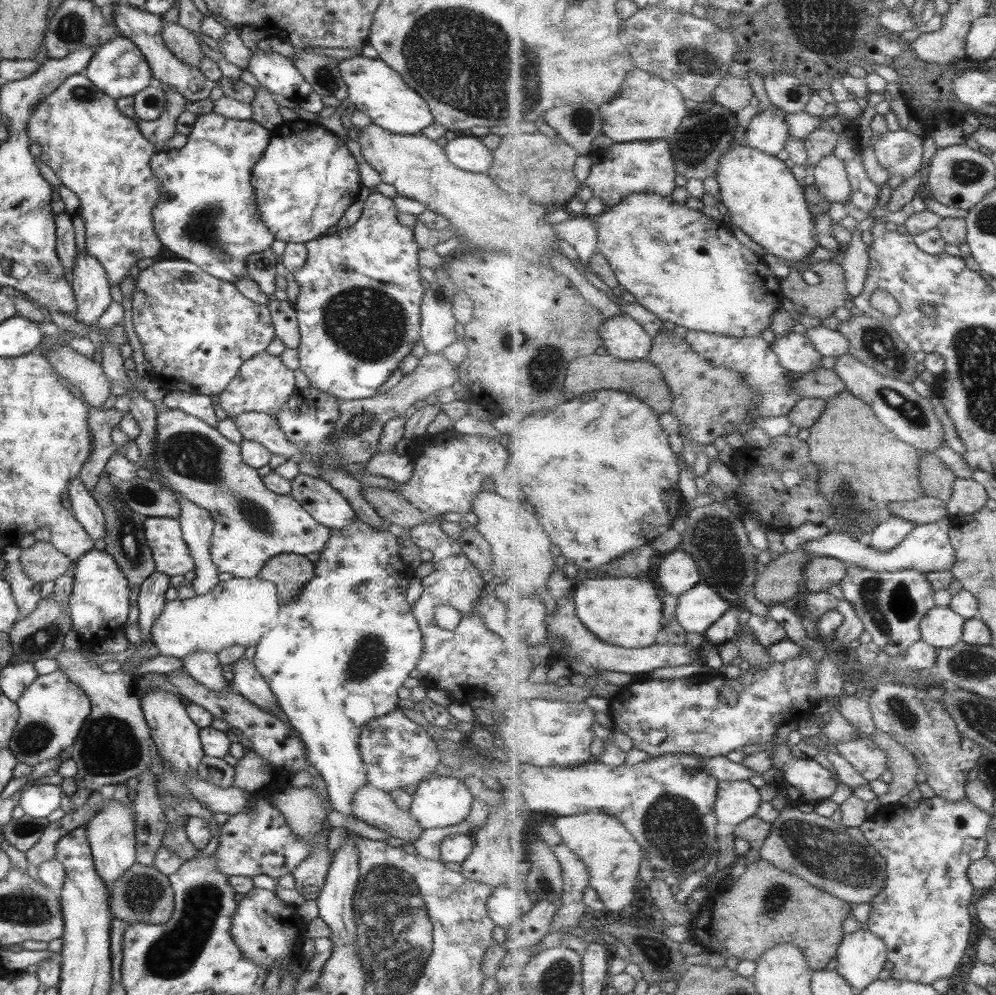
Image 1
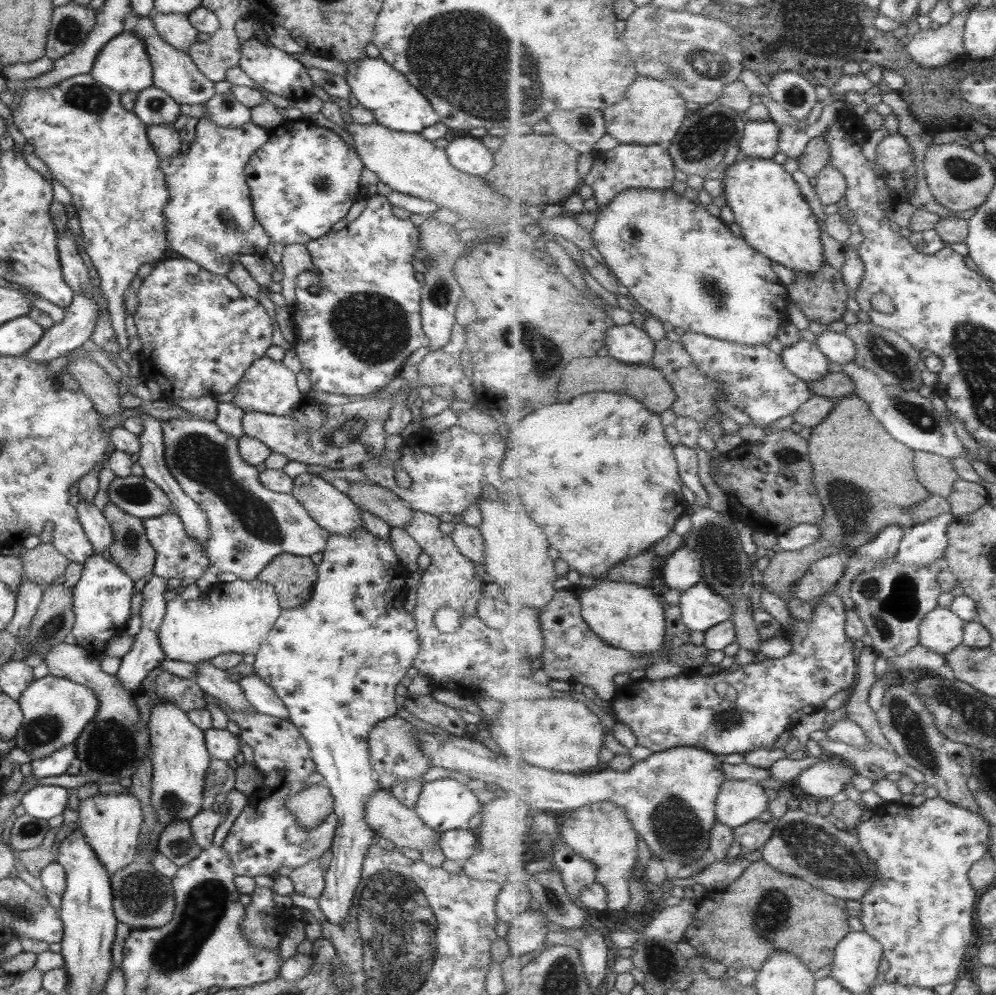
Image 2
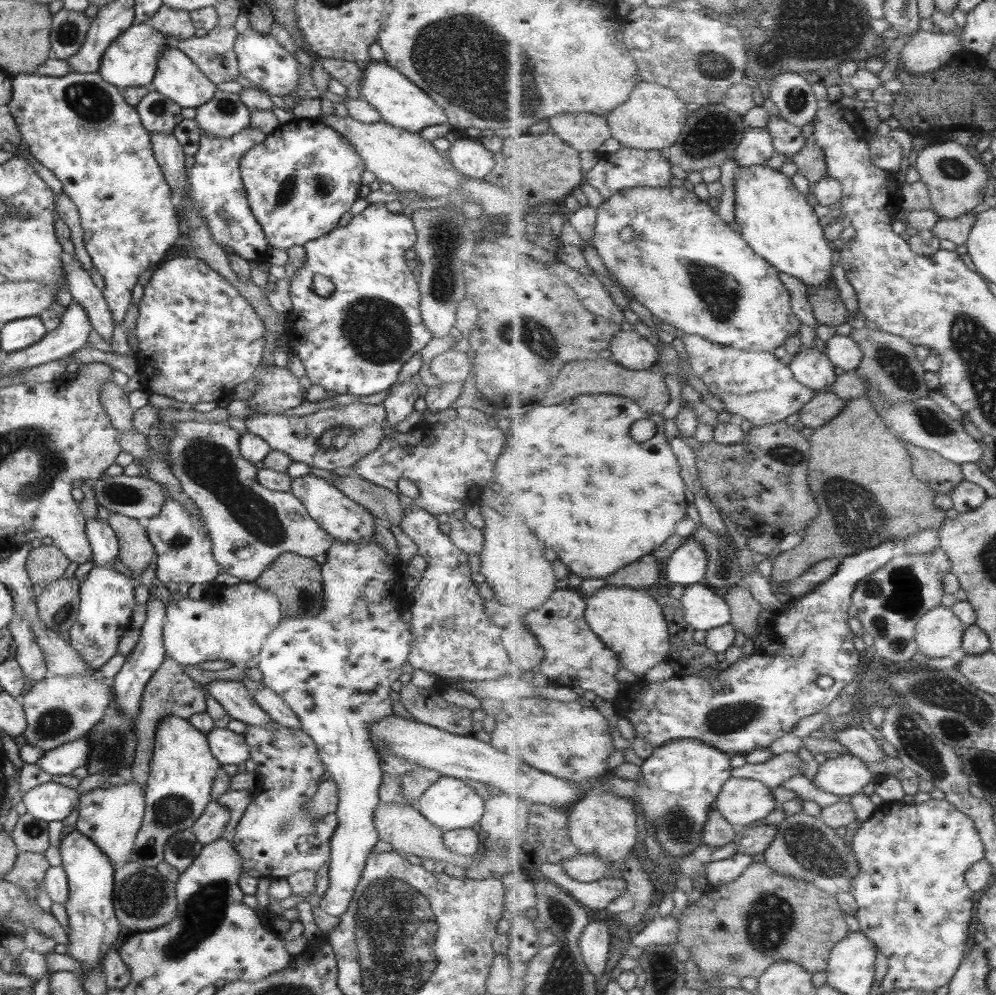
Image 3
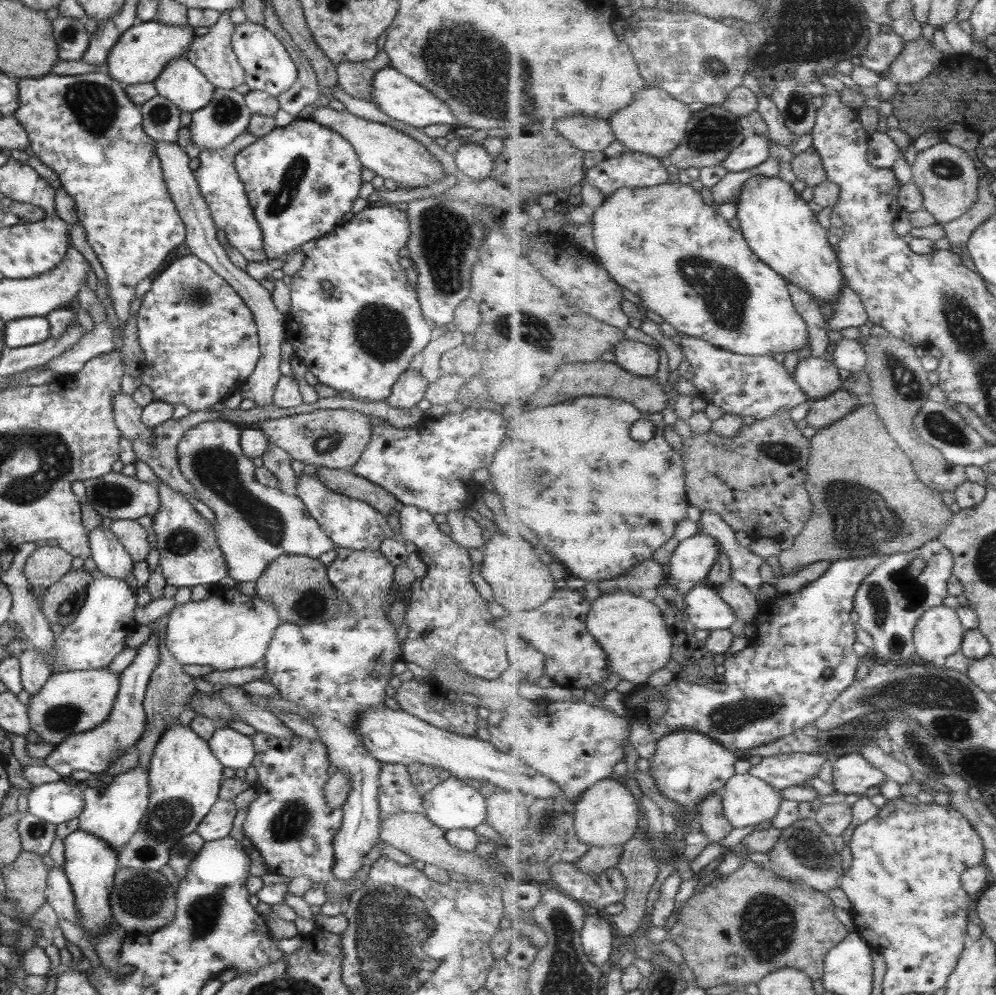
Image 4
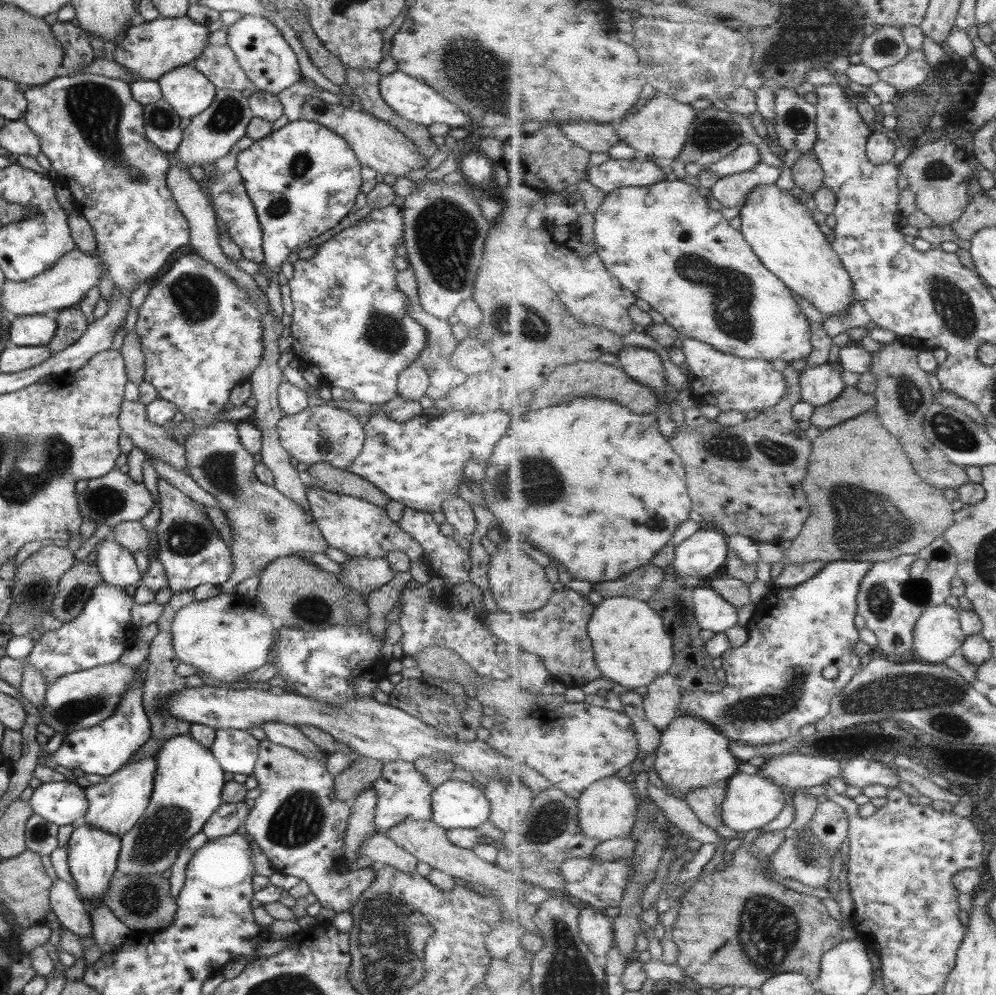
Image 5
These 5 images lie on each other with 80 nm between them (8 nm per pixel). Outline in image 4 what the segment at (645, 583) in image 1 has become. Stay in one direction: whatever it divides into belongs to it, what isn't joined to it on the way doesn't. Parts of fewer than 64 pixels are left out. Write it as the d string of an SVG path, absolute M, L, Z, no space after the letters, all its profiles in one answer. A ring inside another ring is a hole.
M627 591L601 593L587 614L589 633L607 654L609 670L635 686L647 685L651 677L667 668L673 652L673 638L667 632L665 617L652 595L639 596Z

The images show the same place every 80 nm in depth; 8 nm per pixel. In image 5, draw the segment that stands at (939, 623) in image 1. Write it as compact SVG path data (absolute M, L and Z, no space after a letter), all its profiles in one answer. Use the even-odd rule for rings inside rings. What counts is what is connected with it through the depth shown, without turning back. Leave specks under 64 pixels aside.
M929 606L917 621L913 657L926 663L944 663L960 652L966 642L960 611L953 606Z

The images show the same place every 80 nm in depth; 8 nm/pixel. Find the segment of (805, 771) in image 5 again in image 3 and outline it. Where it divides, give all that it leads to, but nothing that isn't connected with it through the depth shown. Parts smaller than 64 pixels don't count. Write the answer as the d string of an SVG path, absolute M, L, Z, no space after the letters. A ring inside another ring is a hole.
M784 752L774 755L763 764L747 763L740 768L733 768L733 777L759 780L771 788L779 787L785 780L797 774L804 776L803 760L796 752Z

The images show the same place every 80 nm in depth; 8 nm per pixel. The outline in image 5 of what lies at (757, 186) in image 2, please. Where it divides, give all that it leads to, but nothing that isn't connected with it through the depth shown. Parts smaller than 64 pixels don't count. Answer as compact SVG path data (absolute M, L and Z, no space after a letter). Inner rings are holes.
M761 184L749 194L747 204L740 208L740 219L742 220L741 233L745 240L753 247L753 252L760 256L761 262L781 280L785 281L785 286L793 293L799 294L807 302L817 307L825 316L839 314L847 310L858 301L853 285L852 276L847 272L844 261L840 259L840 253L832 247L832 243L825 238L825 234L819 230L819 224L813 218L813 211L809 210L805 204L801 204L791 192L781 190L777 184Z

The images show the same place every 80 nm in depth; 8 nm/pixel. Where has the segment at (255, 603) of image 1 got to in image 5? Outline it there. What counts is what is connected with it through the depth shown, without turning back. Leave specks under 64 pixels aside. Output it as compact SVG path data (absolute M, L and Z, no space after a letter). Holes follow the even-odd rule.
M237 592L207 598L201 602L191 601L173 615L171 621L171 647L179 663L197 668L199 672L211 675L221 682L242 682L247 672L253 672L266 664L271 647L271 633L276 627L275 620L257 614L249 609L250 603Z

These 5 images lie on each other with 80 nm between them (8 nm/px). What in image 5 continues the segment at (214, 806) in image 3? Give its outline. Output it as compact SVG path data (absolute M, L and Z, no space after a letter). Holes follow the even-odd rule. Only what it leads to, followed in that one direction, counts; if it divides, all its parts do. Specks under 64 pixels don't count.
M243 801L236 803L222 802L209 815L205 824L201 827L201 832L207 841L227 836L235 833L239 823L248 815L247 807Z

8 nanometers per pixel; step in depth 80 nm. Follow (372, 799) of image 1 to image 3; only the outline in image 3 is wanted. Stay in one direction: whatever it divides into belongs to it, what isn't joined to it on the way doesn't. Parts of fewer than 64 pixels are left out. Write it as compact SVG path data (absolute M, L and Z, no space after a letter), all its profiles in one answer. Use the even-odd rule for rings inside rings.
M377 801L375 810L372 812L372 821L377 831L379 840L389 842L393 851L400 855L413 854L421 858L424 864L429 859L440 860L443 864L458 866L467 870L468 866L475 861L474 856L461 856L449 852L442 843L442 831L435 828L430 822L419 814L417 808L396 802Z

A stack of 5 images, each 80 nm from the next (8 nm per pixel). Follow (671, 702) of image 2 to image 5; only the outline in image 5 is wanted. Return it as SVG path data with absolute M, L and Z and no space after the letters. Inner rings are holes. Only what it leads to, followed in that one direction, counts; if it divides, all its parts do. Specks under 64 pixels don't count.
M836 560L826 563L819 574L795 588L770 589L755 606L755 612L747 624L747 642L739 648L729 648L722 657L726 687L721 692L687 692L682 688L679 712L709 721L732 742L741 741L754 747L786 741L797 736L803 726L825 719L831 710L832 698L837 697L862 668L861 658L855 654L855 644L859 642L855 616L862 580L873 563ZM827 666L839 670L837 678L823 678L823 670Z

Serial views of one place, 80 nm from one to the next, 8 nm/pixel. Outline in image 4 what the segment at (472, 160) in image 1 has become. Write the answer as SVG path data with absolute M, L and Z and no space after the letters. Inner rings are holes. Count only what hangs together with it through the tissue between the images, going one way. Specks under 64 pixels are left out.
M466 142L460 144L454 159L457 170L469 179L481 182L490 177L493 159L481 148L481 145Z

